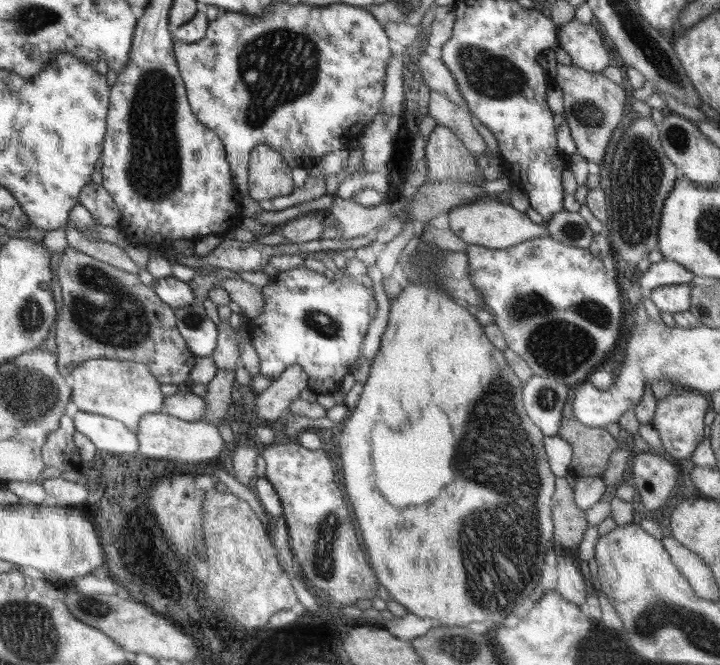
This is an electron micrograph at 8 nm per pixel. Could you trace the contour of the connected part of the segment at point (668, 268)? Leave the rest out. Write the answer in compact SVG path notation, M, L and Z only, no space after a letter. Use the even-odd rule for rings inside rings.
M663 258L640 276L640 288L644 296L650 296L652 290L659 286L688 285L693 278L696 276L690 269L678 264L675 260Z

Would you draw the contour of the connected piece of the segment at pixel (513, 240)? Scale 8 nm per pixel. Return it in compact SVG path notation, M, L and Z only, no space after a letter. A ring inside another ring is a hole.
M496 195L492 198L484 196L476 202L464 203L449 210L449 226L451 231L459 236L467 244L485 246L492 250L504 250L516 246L531 238L546 237L549 233L548 227L534 224L526 218L524 212L520 212L510 203L504 203Z

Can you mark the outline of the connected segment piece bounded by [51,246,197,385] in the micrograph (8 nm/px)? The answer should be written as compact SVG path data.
M70 246L60 254L57 263L56 278L62 290L62 313L58 315L58 326L55 326L51 346L58 355L62 375L68 377L81 362L105 358L145 364L161 384L179 385L189 378L197 356L186 338L176 330L174 310L157 295L152 286L144 285L137 274L110 266L110 263L92 258Z

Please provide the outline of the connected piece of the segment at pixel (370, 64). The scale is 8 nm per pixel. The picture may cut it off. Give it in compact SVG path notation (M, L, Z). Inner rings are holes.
M274 3L261 16L242 14L239 12L221 11L215 20L209 21L208 32L202 41L185 43L176 41L178 66L181 67L182 78L186 83L189 105L196 115L210 130L215 131L225 145L228 152L229 165L232 167L233 178L237 191L243 197L250 197L249 192L249 154L258 145L268 145L280 151L285 162L293 167L309 169L314 160L322 158L329 152L346 149L348 145L360 138L366 128L377 116L380 110L380 100L384 98L384 76L386 76L386 62L392 56L390 40L385 27L367 9L350 6L344 3L315 7L305 4Z

